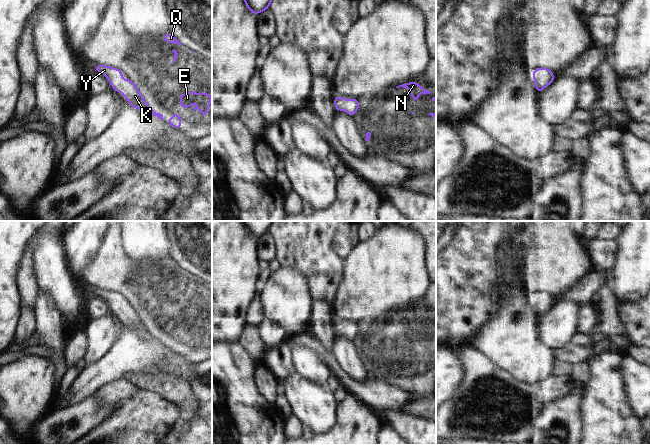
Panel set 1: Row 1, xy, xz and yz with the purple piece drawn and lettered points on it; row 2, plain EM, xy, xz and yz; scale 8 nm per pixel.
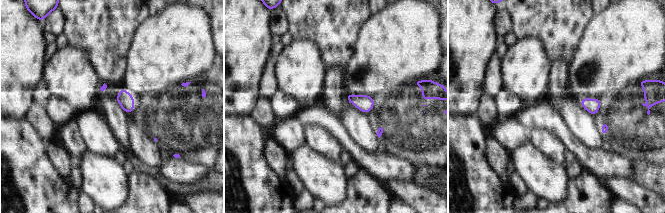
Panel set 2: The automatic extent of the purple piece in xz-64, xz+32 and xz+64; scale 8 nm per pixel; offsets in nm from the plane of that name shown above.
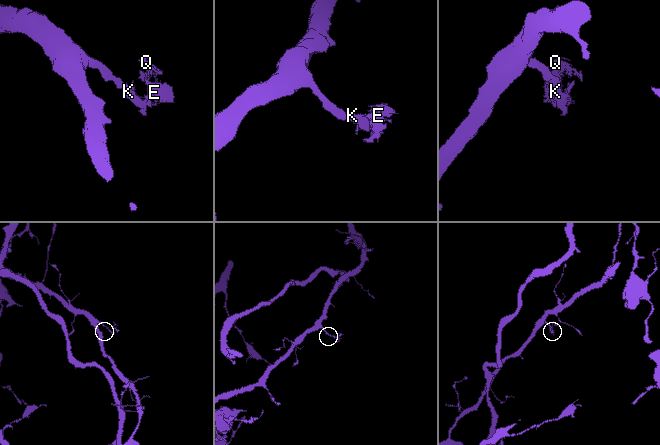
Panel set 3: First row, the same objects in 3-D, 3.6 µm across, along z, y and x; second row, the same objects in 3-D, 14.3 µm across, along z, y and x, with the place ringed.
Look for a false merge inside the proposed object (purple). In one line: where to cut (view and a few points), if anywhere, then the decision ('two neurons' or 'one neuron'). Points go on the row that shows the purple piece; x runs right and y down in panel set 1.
cut none; one neuron

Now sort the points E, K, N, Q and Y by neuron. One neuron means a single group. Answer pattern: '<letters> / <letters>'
E K N Q Y

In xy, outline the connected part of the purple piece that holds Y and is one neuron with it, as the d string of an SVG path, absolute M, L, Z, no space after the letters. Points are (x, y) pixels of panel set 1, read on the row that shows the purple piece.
M96 65L95 70L96 72L101 72L104 74L108 78L112 88L116 92L121 92L132 107L139 109L147 116L157 116L159 119L163 120L163 115L154 112L151 107L144 101L142 95L132 80L123 79L122 73L118 68L112 68L107 65Z

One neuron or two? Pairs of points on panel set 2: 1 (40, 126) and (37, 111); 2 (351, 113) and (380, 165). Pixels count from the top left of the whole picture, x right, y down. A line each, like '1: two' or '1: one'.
1: one
2: two

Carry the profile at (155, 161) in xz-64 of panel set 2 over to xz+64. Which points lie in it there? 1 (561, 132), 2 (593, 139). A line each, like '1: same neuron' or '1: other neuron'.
1: other neuron
2: same neuron

